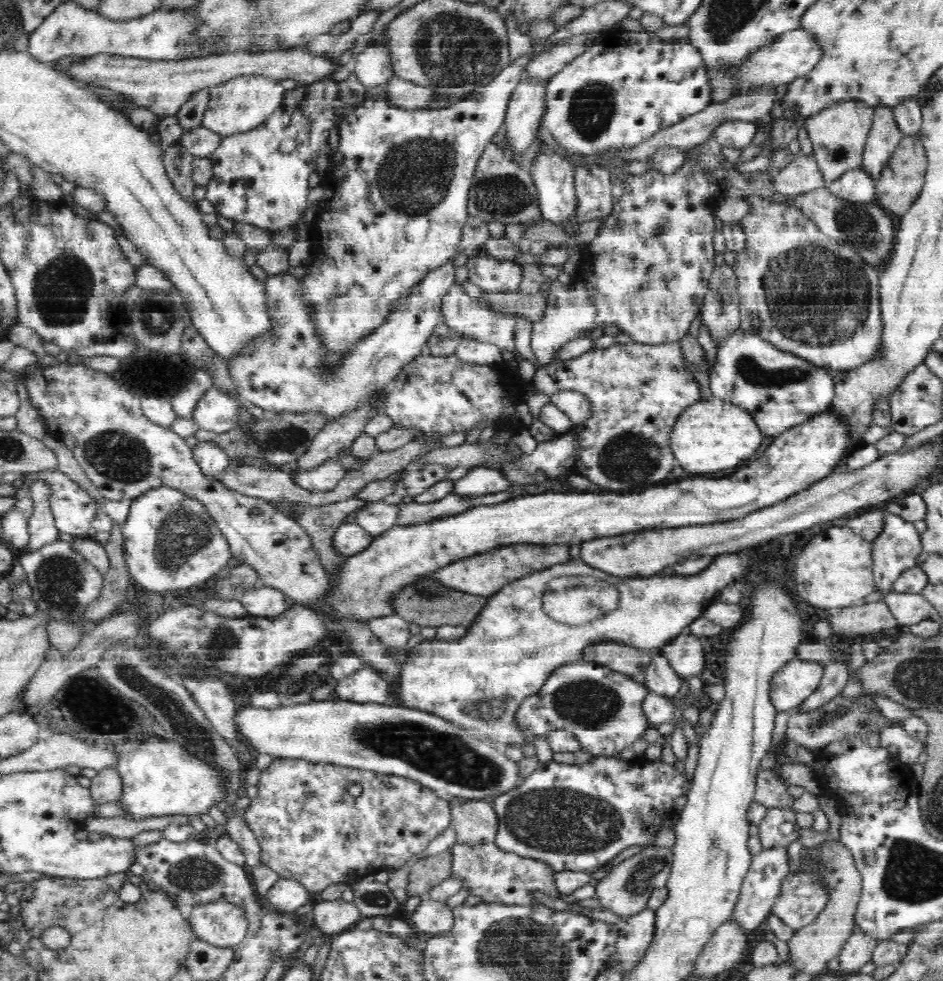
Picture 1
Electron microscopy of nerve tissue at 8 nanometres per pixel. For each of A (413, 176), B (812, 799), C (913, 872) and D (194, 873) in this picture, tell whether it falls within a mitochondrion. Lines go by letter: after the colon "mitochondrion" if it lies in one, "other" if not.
A: mitochondrion
B: other
C: mitochondrion
D: mitochondrion

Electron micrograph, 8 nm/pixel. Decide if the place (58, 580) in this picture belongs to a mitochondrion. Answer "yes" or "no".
yes

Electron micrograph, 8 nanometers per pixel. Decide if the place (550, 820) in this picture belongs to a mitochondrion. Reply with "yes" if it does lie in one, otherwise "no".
yes

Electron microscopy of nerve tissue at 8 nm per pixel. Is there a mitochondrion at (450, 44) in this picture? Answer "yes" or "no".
yes

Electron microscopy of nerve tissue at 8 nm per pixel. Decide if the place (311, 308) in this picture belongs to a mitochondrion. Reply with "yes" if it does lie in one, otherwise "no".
no

